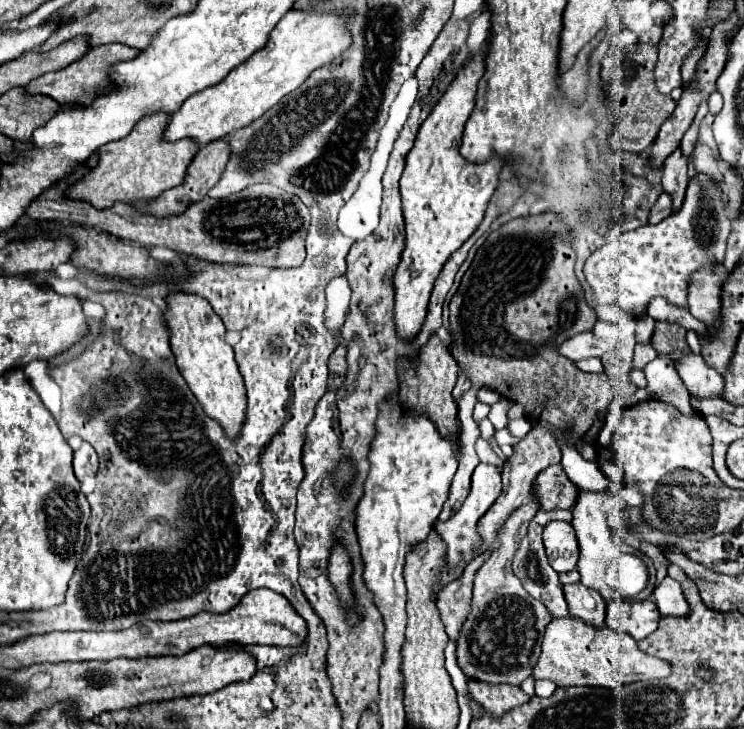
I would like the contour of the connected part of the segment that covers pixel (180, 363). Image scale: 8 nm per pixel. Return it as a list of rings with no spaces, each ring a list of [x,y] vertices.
[[[171,293],[165,301],[165,321],[171,331],[171,349],[177,359],[177,367],[183,373],[183,379],[201,403],[205,415],[215,419],[229,439],[237,439],[247,417],[247,395],[233,347],[225,341],[225,325],[221,317],[215,315],[207,299],[199,295]]]

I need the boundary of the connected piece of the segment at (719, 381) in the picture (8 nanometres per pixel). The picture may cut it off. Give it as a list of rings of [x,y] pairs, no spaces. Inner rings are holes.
[[[683,355],[677,363],[677,373],[683,379],[689,395],[695,399],[717,399],[725,389],[723,377],[715,369],[709,369],[701,355]]]

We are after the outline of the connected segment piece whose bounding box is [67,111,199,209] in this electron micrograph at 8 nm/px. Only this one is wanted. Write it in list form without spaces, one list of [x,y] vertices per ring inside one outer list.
[[[151,113],[145,115],[137,125],[131,129],[131,133],[123,139],[117,139],[113,143],[107,143],[99,149],[99,163],[95,169],[91,169],[89,175],[85,175],[81,181],[77,181],[73,187],[67,189],[67,195],[85,199],[95,207],[111,207],[115,201],[133,203],[135,199],[155,199],[165,189],[181,185],[187,169],[199,151],[199,145],[195,141],[179,139],[175,143],[165,141],[163,133],[169,123],[167,113]]]

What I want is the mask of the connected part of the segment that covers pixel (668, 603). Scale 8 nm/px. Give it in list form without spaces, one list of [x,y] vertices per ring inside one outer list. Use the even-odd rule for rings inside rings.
[[[669,575],[655,587],[653,595],[662,617],[681,617],[689,614],[689,607],[684,599],[681,585]]]

